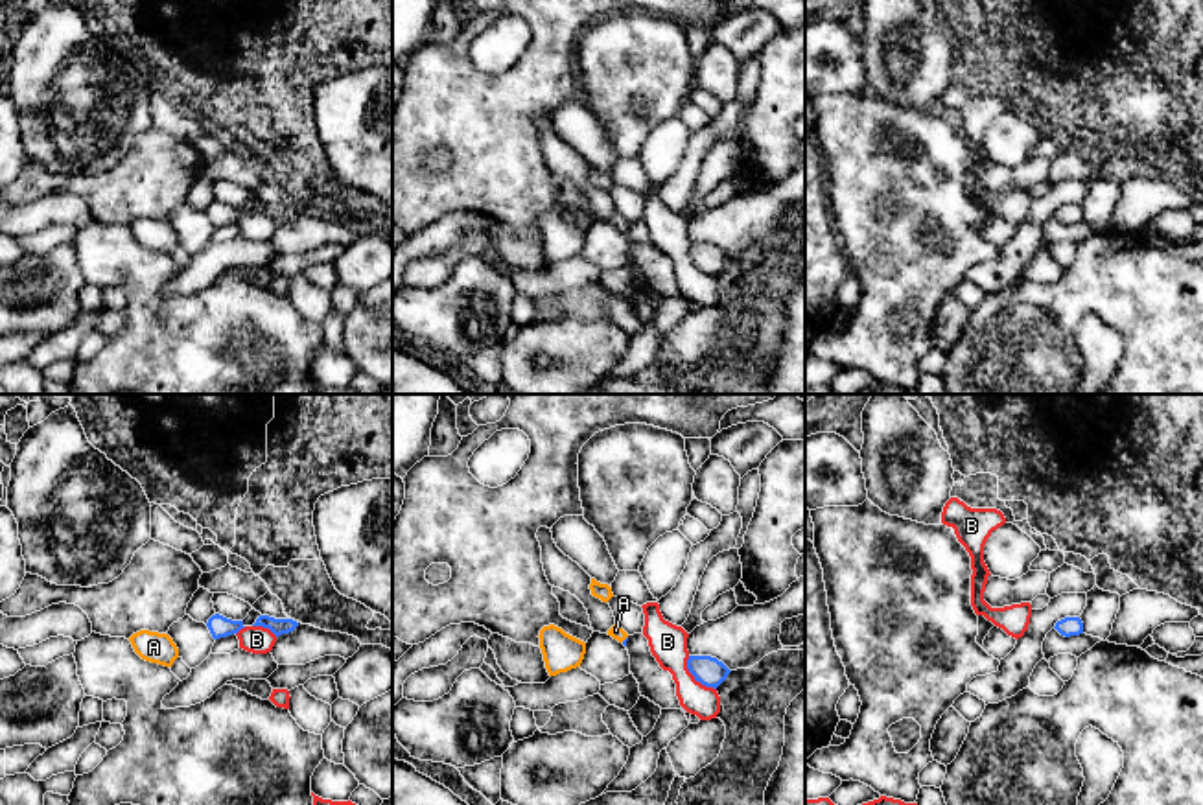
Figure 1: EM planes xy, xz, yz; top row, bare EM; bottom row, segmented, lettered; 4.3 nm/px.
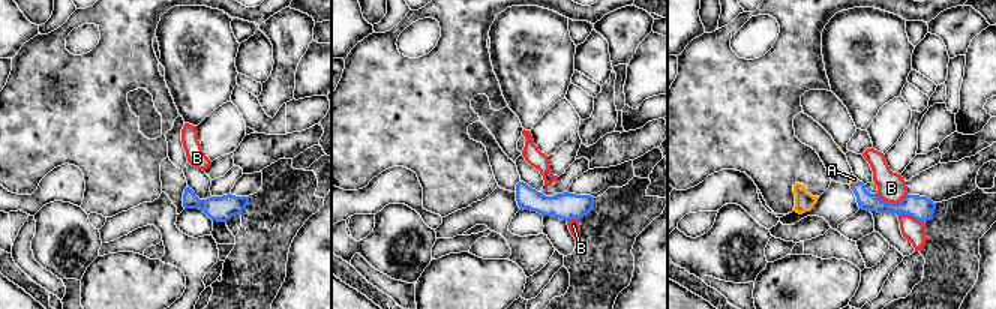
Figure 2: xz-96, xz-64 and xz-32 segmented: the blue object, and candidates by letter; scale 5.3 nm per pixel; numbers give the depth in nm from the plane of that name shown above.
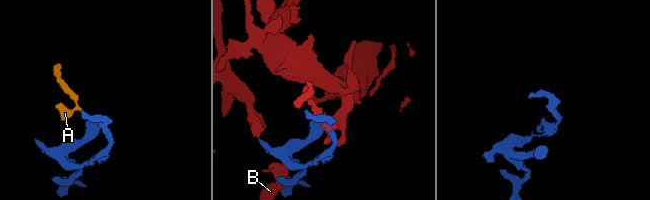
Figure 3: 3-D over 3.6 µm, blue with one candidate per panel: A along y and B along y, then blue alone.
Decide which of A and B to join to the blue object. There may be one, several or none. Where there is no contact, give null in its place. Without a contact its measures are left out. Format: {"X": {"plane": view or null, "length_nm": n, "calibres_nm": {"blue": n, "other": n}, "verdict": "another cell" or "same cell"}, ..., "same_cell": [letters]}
{"A": {"plane": "xz", "length_nm": 40, "calibres_nm": {"blue": 20, "other": 60}, "verdict": "same cell"}, "B": {"plane": "xz", "length_nm": 200, "calibres_nm": {"blue": 120, "other": 160}, "verdict": "another cell"}, "same_cell": ["A"]}

